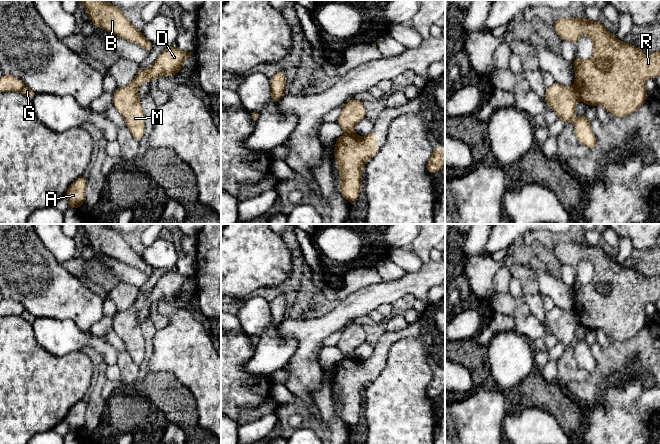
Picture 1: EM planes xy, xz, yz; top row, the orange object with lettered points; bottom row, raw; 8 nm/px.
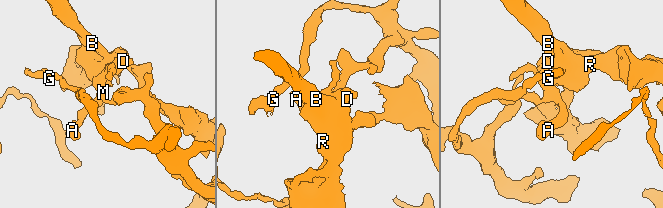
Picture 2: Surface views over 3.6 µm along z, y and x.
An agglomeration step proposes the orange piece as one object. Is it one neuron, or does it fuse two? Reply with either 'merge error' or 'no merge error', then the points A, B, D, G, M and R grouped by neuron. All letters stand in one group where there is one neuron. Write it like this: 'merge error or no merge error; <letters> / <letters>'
merge error; A G M / B D R

